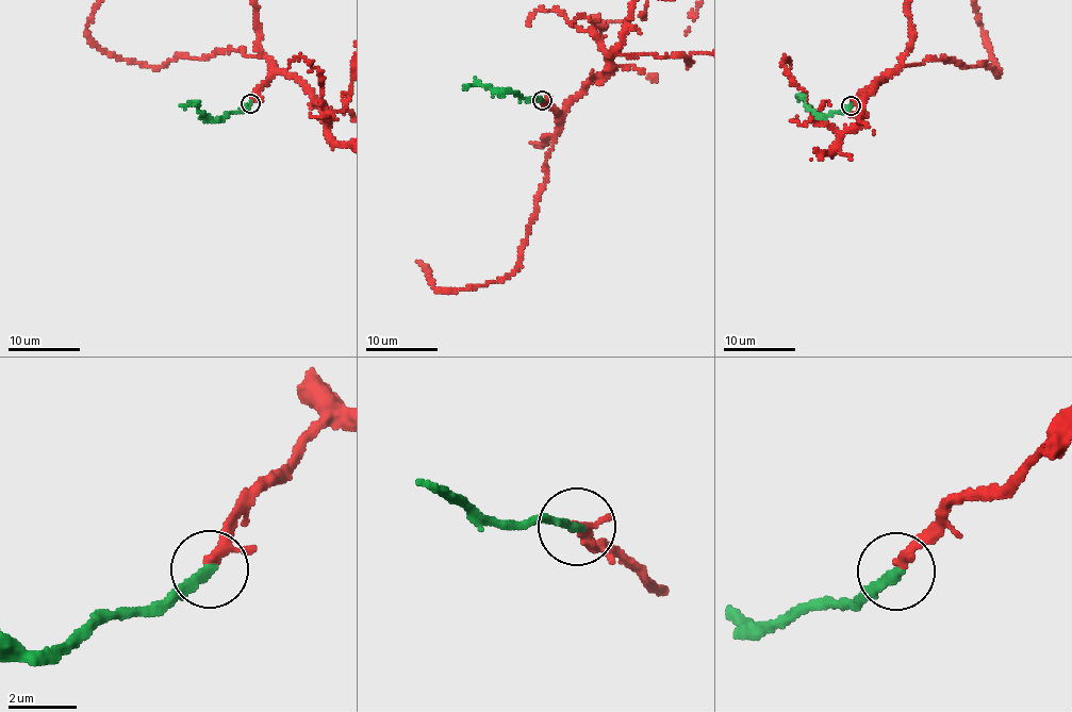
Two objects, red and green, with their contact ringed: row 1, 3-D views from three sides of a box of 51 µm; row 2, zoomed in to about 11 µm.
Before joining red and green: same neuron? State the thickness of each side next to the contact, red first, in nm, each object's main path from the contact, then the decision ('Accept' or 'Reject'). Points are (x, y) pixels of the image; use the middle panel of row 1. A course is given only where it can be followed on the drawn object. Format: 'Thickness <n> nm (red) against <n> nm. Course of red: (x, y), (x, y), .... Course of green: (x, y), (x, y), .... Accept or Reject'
Thickness 200 nm (red) against 280 nm. Course of red: (541, 99), (558, 123), (513, 271), (442, 290), (416, 267), (423, 264). Course of green: (541, 99), (521, 99), (511, 92), (477, 84), (465, 88). Accept

